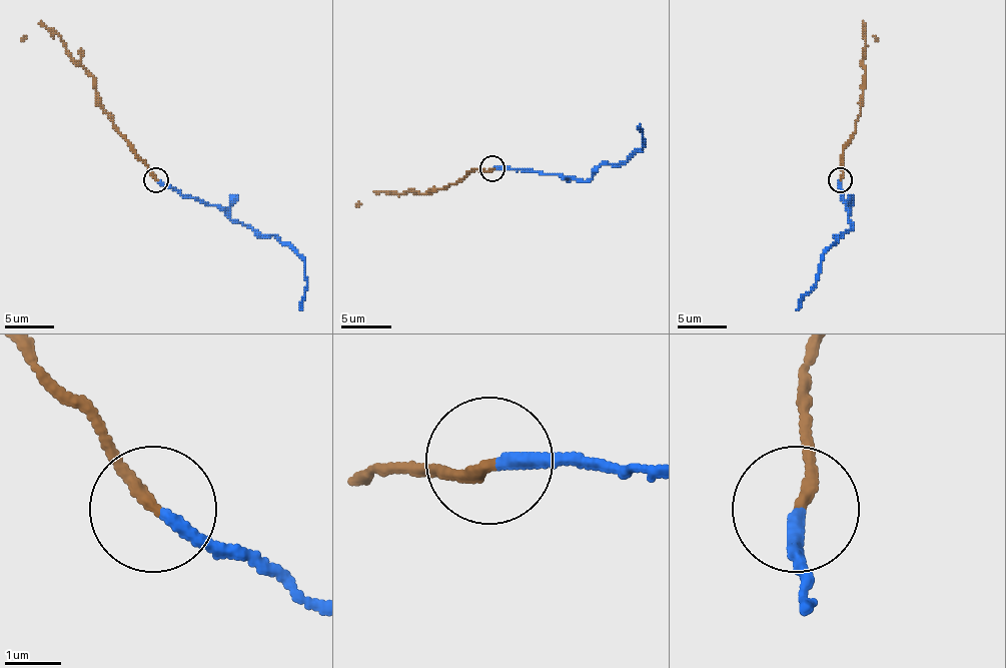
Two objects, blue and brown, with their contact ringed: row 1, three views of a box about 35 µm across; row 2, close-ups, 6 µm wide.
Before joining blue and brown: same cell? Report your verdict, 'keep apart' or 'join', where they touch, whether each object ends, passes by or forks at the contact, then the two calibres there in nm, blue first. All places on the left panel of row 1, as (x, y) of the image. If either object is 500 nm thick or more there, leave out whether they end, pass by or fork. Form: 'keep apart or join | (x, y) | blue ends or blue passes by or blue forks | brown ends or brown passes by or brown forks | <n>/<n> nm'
keep apart | (156, 179) | blue ends | brown ends | 220/200 nm

